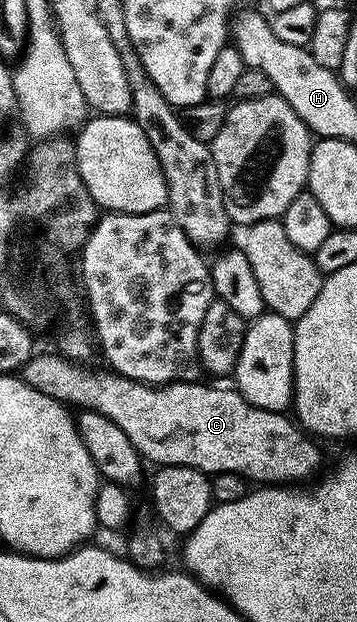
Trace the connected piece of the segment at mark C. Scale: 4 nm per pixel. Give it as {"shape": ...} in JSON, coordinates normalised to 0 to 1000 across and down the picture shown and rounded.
{"shape":[[[109,564],[67,584],[59,605],[70,616],[81,616],[81,622],[92,622],[92,629],[115,629],[115,635],[137,635],[137,641],[160,641],[190,654],[221,651],[224,659],[258,658],[294,667],[294,674],[317,674],[317,680],[328,680],[328,686],[361,699],[361,712],[403,743],[423,746],[426,741],[434,751],[504,748],[557,754],[583,764],[661,760],[669,767],[725,773],[714,777],[737,783],[804,783],[818,777],[868,775],[905,748],[905,728],[880,715],[885,711],[818,672],[815,678],[801,662],[768,664],[709,654],[709,648],[686,643],[655,622],[611,625],[602,619],[569,619],[560,611],[409,619],[319,596],[286,600],[277,593],[244,592],[255,590],[196,580],[160,564]]]}

